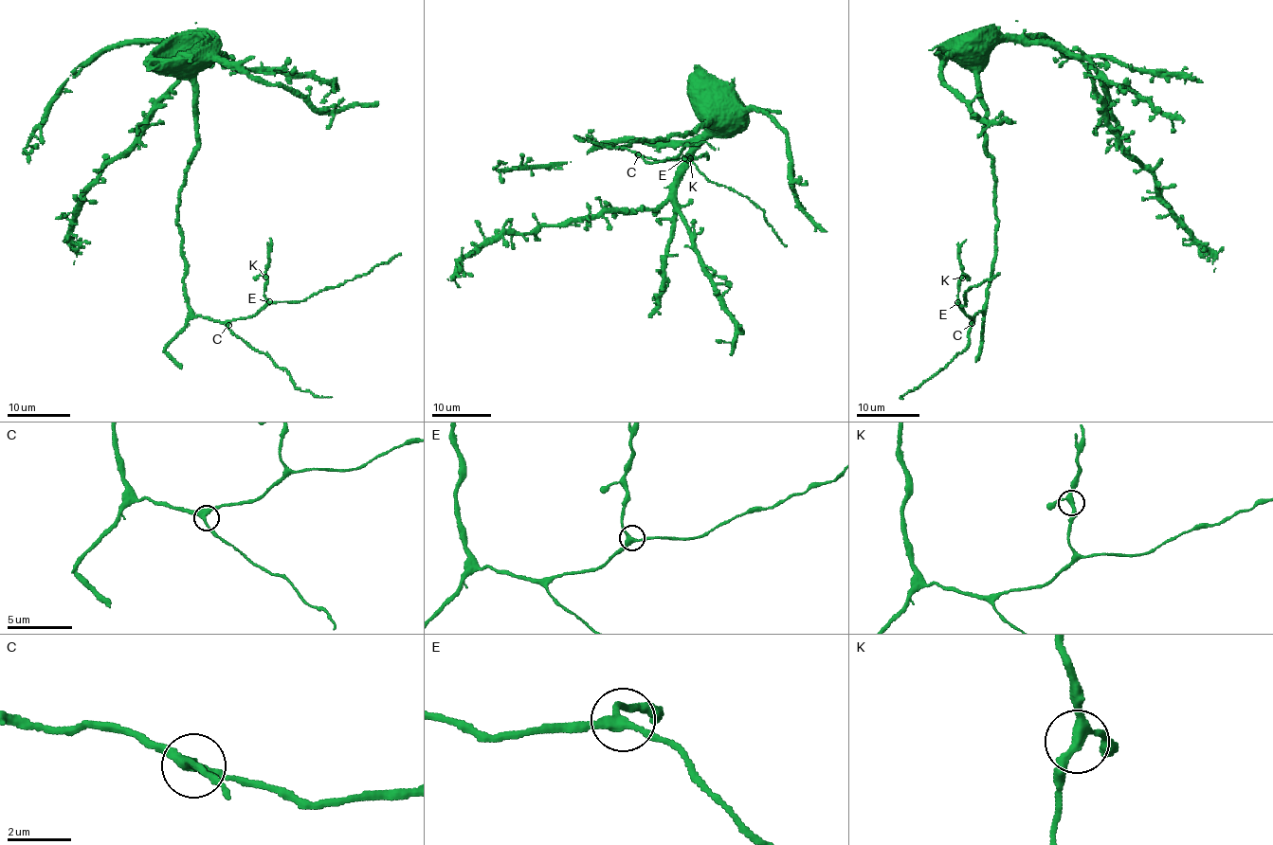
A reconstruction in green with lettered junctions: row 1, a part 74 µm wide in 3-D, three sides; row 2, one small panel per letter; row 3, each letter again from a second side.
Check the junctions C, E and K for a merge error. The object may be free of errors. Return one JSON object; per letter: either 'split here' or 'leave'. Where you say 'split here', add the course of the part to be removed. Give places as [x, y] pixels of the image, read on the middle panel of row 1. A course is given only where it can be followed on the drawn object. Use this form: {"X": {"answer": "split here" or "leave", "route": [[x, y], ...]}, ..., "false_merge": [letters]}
{"C": {"answer": "leave"}, "E": {"answer": "leave"}, "K": {"answer": "leave"}, "false_merge": []}

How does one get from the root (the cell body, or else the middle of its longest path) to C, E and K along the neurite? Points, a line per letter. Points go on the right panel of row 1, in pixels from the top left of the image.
C: (986, 106), (985, 145), (991, 160), (995, 188), (996, 254), (987, 301), (983, 312), (975, 313), (972, 323)
E: (986, 106), (985, 145), (991, 160), (995, 188), (996, 254), (983, 312), (975, 313), (971, 320), (957, 302)
K: (986, 106), (996, 254), (987, 301), (971, 320), (958, 303), (962, 277)

